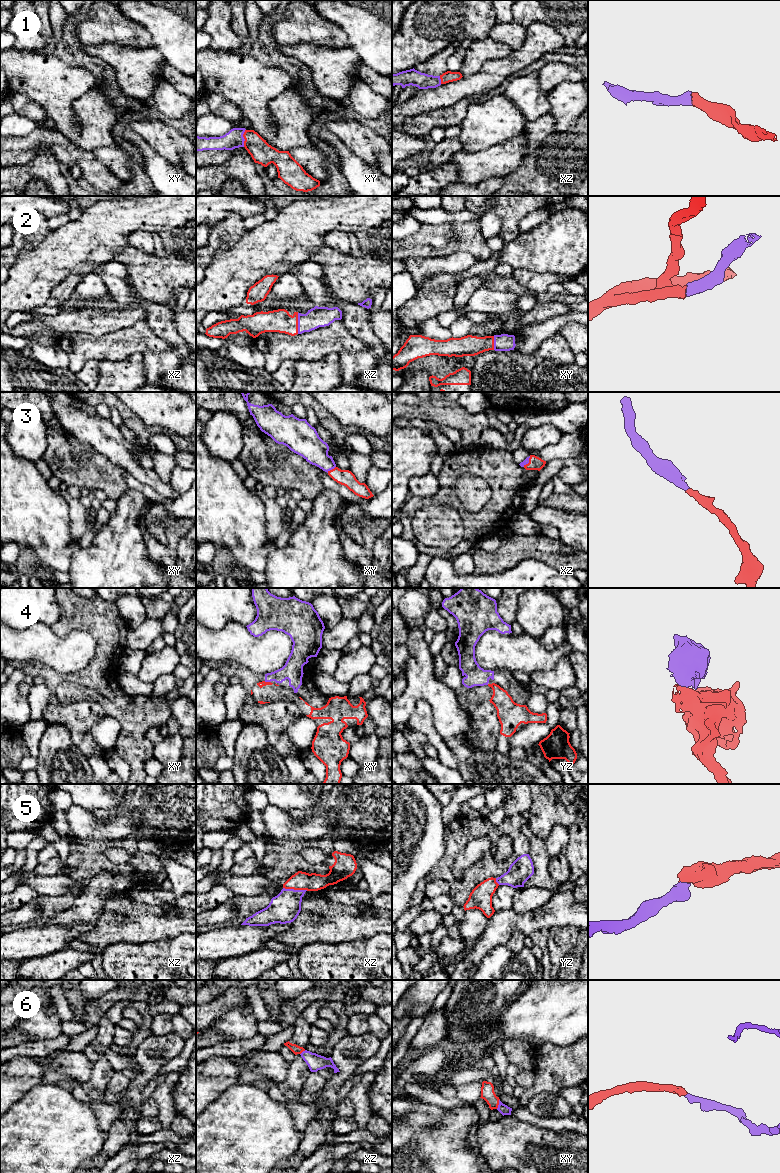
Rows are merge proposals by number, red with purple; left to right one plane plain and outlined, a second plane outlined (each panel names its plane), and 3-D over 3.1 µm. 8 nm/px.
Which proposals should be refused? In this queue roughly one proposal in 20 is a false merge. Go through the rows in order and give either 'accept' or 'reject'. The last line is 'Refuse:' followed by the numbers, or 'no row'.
1: accept
2: accept
3: accept
4: reject
5: accept
6: accept
Refuse: 4

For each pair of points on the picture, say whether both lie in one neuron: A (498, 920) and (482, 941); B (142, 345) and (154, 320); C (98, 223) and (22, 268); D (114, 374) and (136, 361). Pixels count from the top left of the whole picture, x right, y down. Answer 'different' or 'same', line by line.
A: same
B: different
C: same
D: same

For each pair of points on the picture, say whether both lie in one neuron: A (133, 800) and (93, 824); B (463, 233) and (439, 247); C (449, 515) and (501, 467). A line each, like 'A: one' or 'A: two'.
A: two
B: one
C: two

